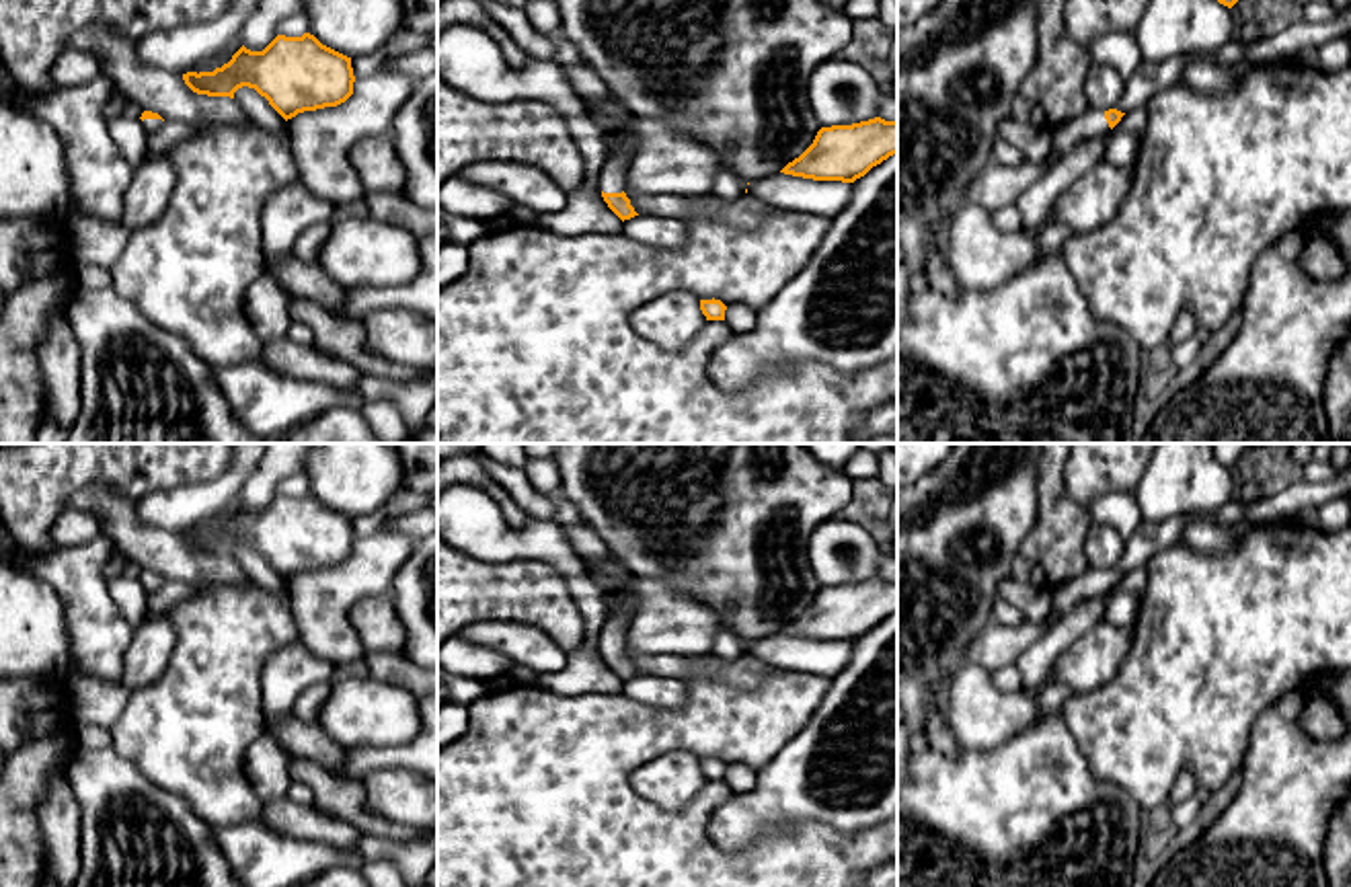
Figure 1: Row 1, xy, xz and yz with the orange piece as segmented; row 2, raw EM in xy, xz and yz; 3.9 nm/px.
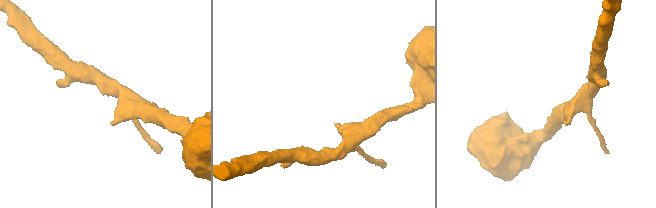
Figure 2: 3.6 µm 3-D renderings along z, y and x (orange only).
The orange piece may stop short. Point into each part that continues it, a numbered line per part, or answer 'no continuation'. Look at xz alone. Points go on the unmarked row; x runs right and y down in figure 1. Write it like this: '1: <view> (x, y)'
1: xz (610, 639)

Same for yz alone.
1: yz (996, 645)

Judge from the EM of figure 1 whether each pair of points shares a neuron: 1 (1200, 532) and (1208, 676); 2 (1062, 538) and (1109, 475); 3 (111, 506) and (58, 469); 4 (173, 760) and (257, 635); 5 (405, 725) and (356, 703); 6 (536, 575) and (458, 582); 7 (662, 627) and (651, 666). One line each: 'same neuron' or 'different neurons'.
1: different neurons
2: different neurons
3: different neurons
4: same neuron
5: same neuron
6: same neuron
7: different neurons

